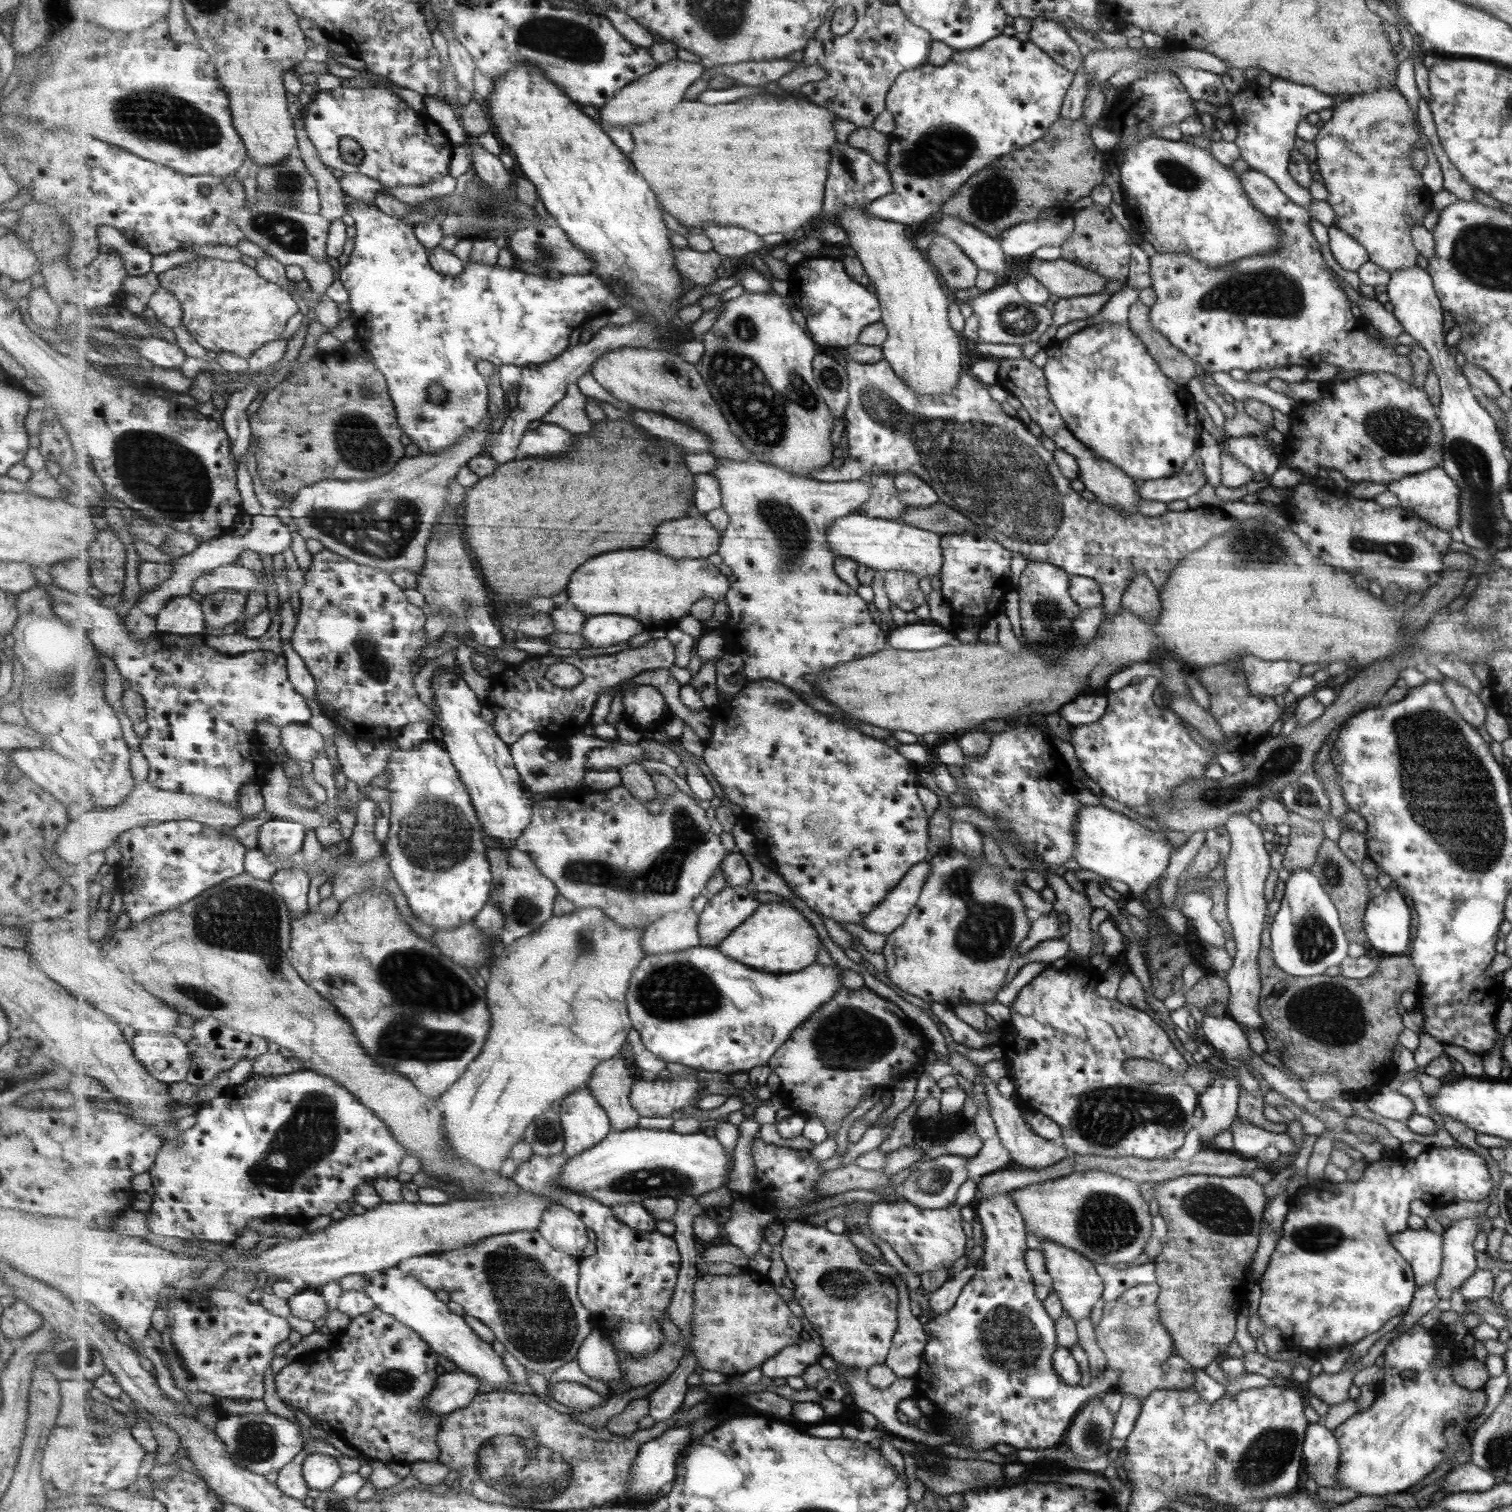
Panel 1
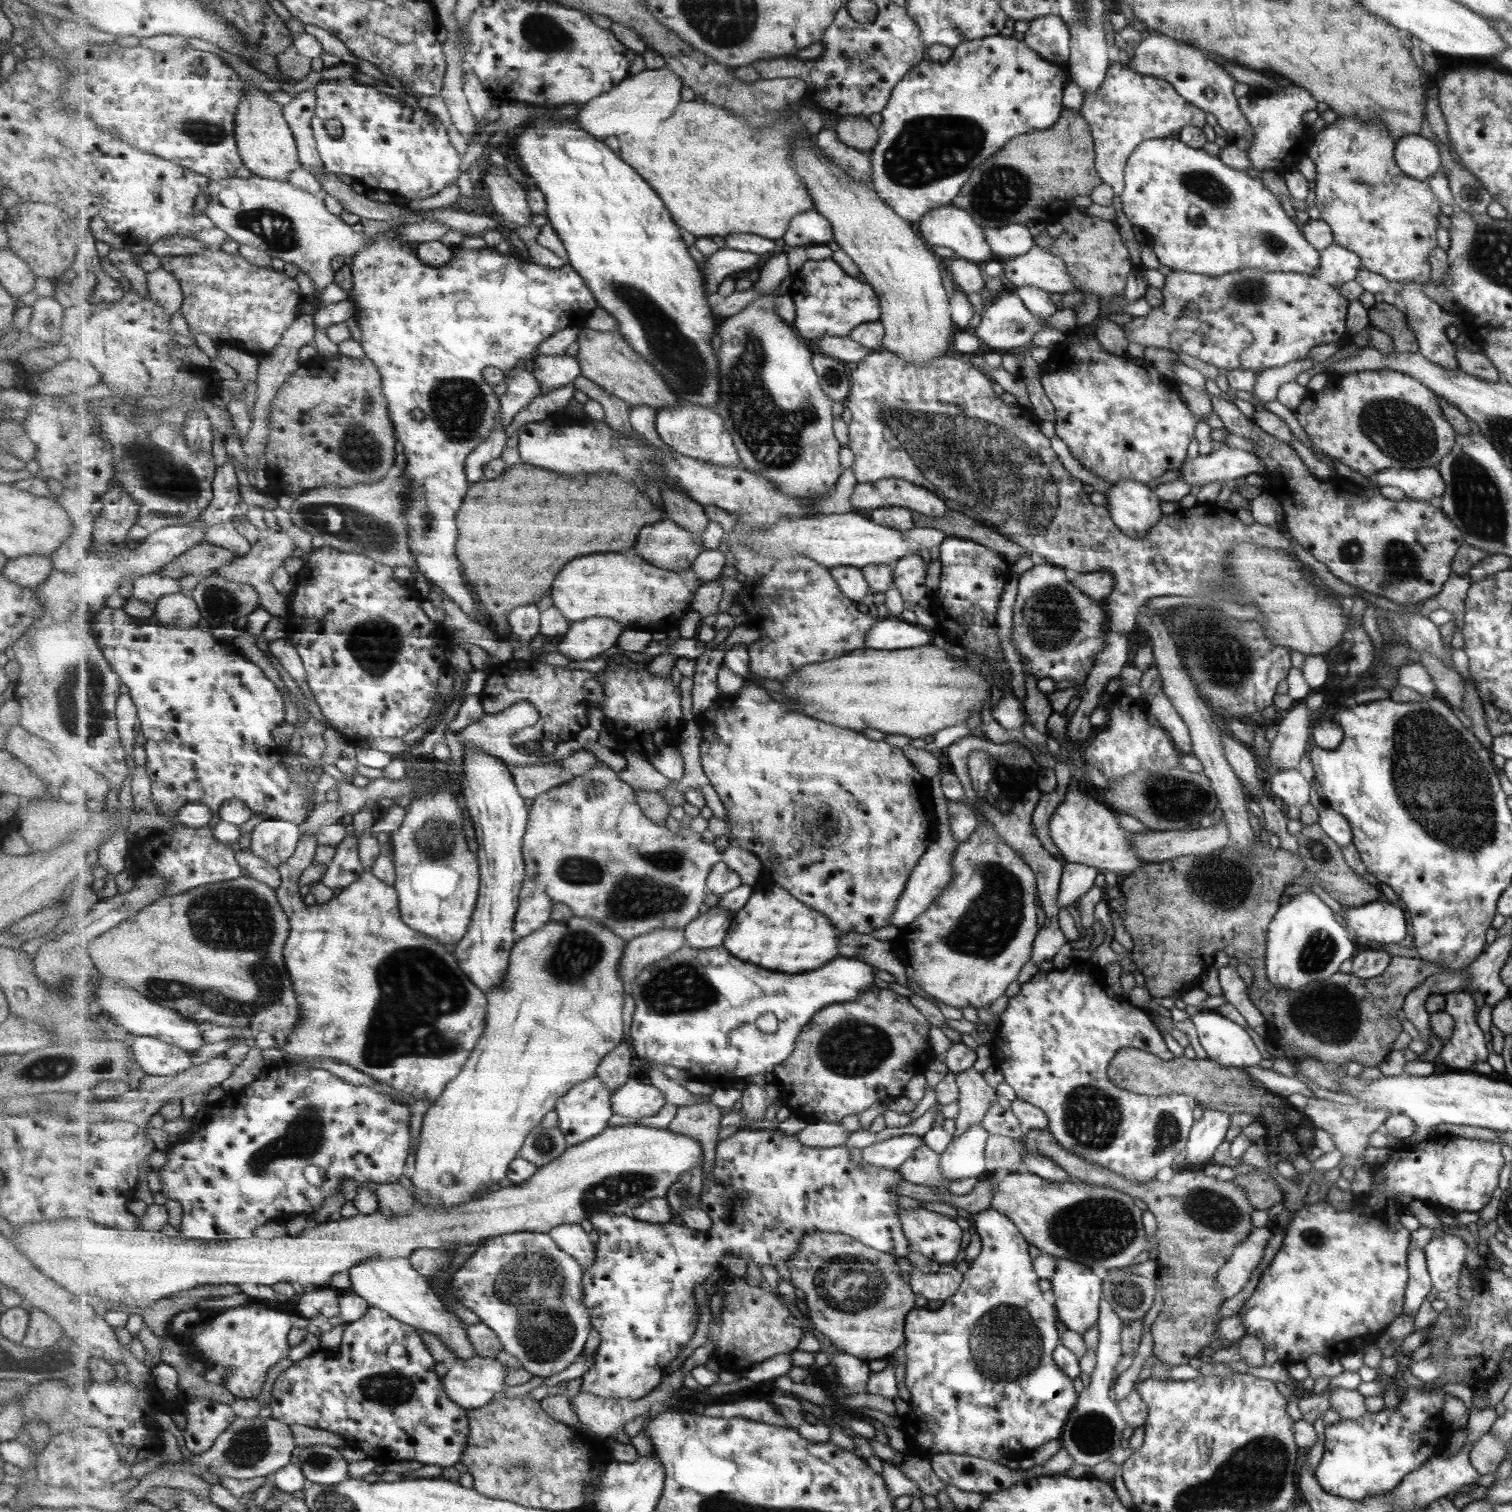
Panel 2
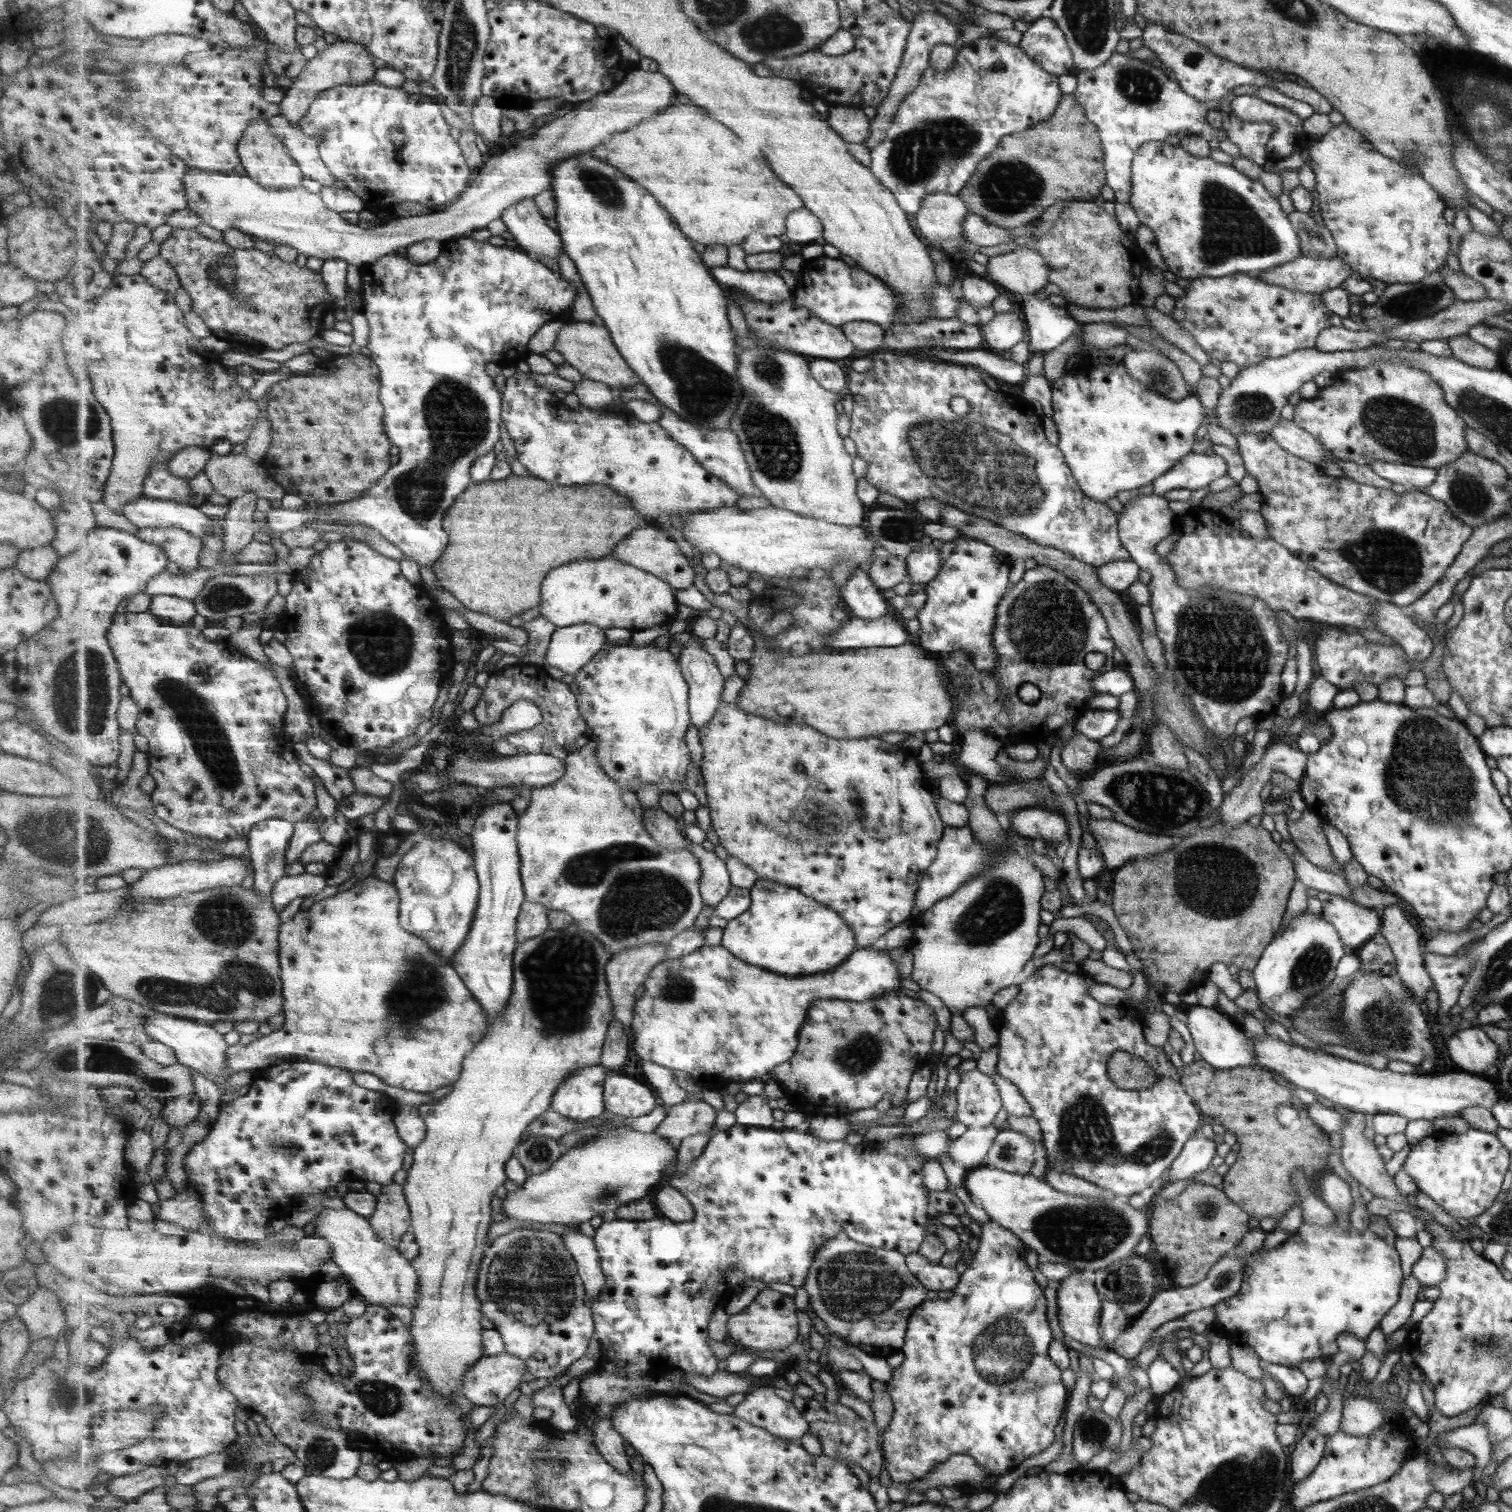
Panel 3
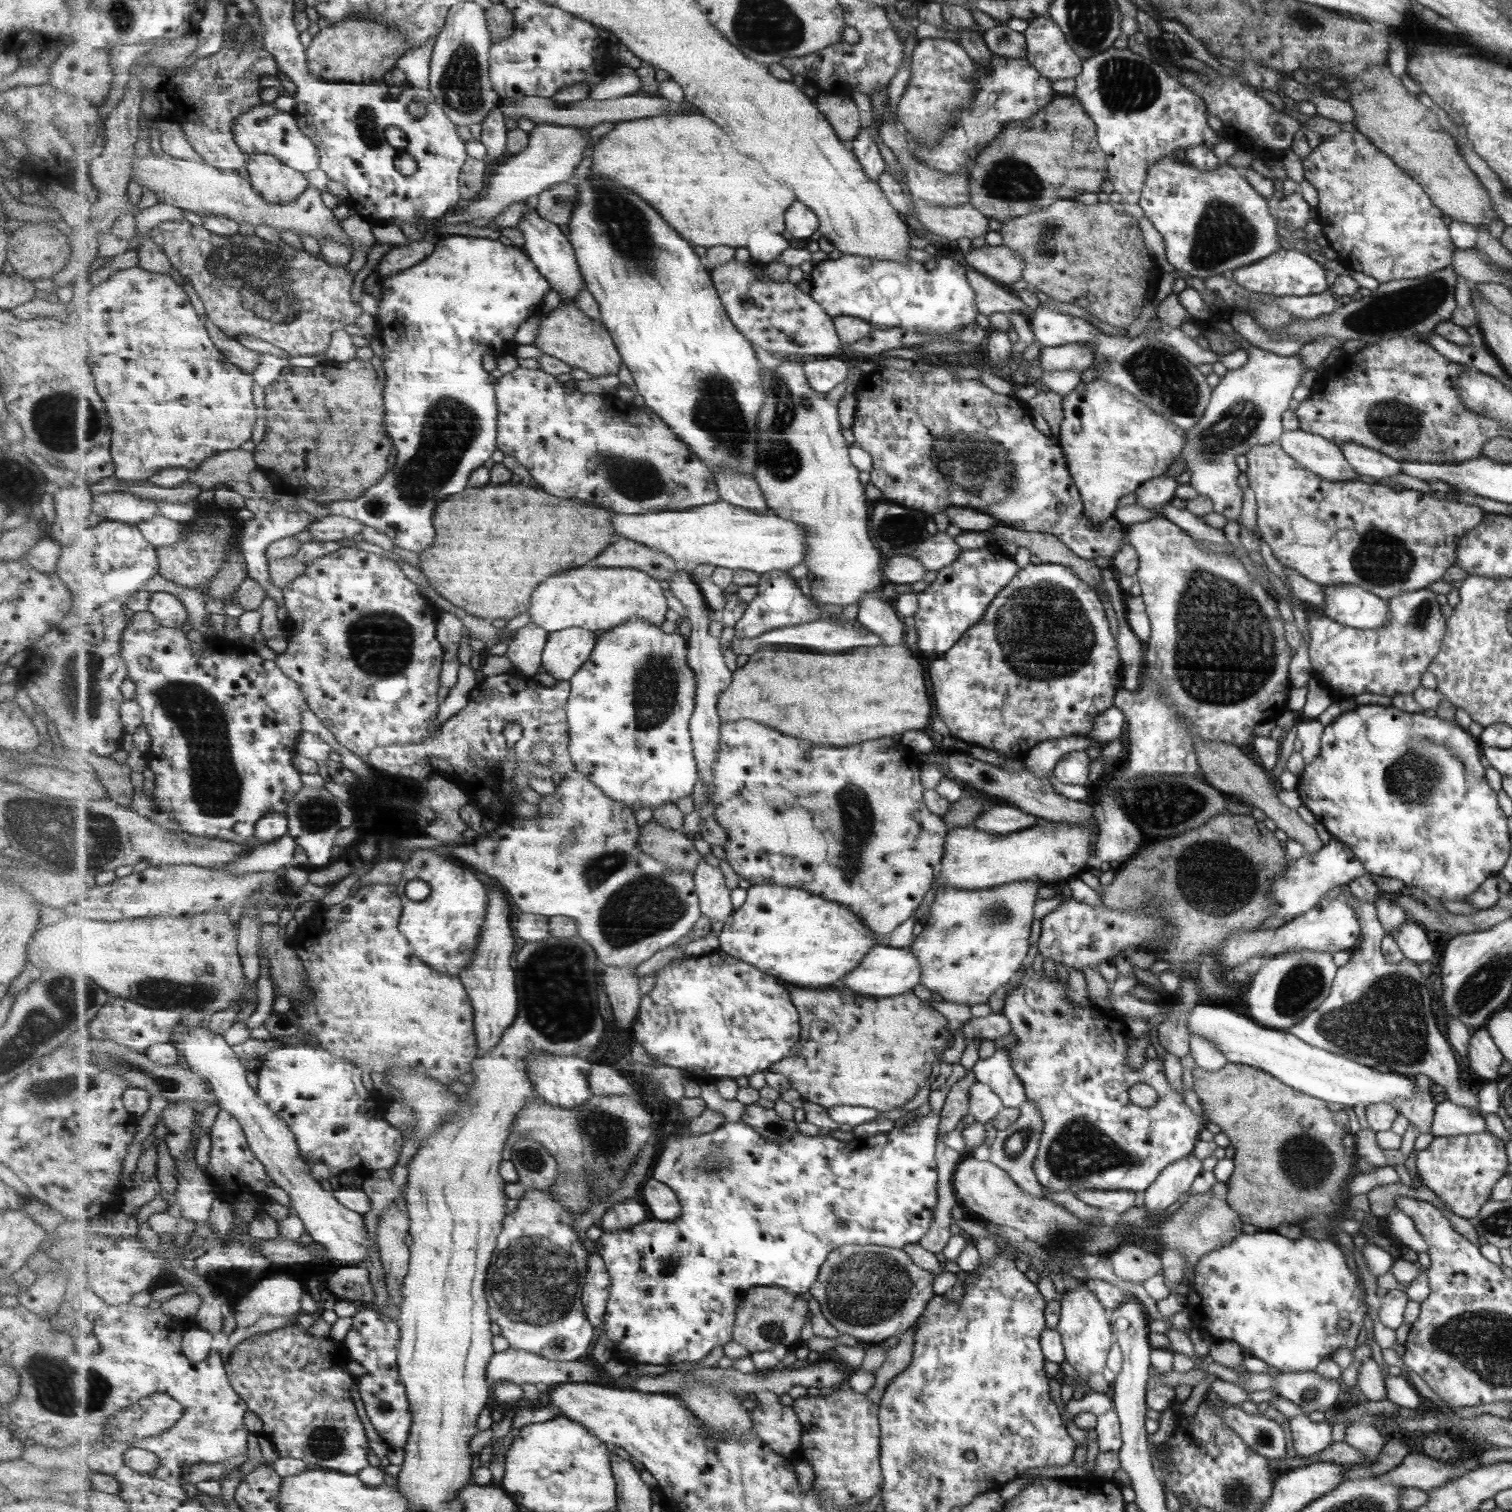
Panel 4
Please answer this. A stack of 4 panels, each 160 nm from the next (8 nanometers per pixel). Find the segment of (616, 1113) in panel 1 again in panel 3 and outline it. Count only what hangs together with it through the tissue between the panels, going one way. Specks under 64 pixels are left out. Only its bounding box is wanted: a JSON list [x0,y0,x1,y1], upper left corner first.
[601,1017,629,1075]

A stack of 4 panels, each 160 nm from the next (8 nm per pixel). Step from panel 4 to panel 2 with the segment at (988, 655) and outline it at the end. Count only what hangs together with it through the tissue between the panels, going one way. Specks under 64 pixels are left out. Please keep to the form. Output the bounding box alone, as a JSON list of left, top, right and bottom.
[1009,561,1108,691]

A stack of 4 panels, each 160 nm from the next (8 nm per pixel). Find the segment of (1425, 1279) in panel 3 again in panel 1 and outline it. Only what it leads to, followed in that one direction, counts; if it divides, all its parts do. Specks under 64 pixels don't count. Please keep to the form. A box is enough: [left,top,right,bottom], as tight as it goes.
[1419,1214,1485,1329]

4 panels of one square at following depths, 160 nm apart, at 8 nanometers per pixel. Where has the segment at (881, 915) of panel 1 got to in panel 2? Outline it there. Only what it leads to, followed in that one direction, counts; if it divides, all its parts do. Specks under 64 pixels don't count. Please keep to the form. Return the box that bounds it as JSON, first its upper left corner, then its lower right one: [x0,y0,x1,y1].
[892,767,958,929]

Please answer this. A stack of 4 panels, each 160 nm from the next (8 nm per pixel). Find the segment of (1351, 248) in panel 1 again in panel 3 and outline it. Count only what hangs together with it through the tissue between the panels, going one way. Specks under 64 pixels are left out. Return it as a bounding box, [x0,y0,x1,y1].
[1255,256,1350,292]

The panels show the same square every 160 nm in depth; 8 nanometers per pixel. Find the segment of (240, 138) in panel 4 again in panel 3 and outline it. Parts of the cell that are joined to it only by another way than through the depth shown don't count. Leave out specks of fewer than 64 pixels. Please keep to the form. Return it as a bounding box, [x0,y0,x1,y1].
[268,115,337,186]

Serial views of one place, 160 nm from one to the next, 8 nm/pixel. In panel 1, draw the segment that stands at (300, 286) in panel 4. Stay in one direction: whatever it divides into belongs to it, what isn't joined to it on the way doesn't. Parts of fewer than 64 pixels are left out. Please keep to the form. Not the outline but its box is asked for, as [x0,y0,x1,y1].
[158,259,299,360]

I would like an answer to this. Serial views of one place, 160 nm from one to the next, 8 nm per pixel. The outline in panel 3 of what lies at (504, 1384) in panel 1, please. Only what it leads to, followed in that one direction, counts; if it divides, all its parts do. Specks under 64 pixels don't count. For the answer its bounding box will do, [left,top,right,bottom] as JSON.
[314,1207,421,1309]

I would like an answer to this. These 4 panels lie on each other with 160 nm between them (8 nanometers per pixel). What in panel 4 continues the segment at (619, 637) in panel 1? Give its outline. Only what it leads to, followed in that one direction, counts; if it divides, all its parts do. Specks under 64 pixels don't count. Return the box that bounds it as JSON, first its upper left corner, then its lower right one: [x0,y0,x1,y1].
[543,628,599,681]

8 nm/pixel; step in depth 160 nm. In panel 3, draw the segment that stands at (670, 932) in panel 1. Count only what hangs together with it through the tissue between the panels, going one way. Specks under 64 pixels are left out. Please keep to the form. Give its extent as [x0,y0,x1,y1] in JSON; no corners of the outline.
[606,944,668,1026]

